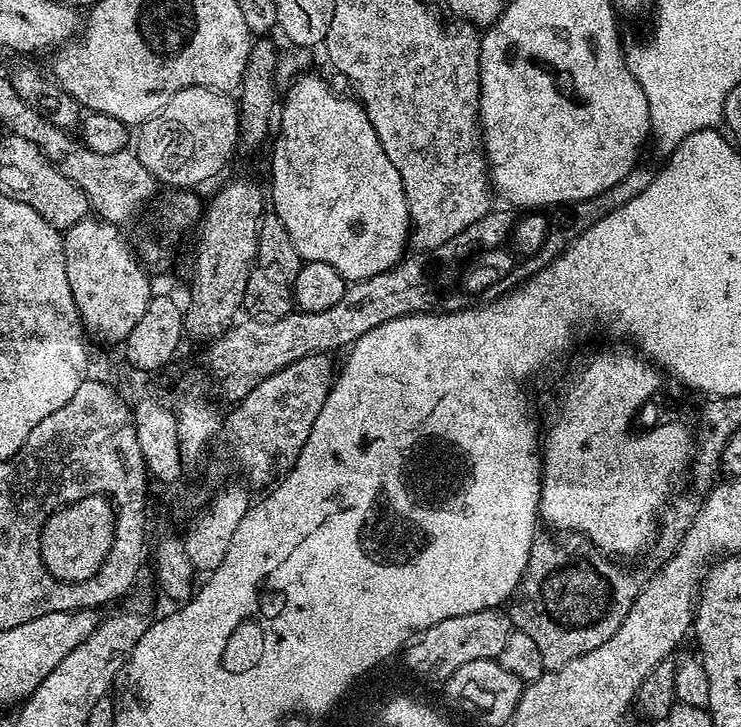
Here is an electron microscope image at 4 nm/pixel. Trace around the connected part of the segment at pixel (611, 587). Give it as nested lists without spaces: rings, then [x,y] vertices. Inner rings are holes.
[[[572,534],[537,535],[530,546],[530,558],[514,593],[510,619],[519,631],[534,640],[544,659],[545,669],[561,668],[566,662],[602,646],[622,626],[634,598],[642,587],[641,577],[636,577],[628,568],[619,568],[615,559],[601,552],[591,539]]]

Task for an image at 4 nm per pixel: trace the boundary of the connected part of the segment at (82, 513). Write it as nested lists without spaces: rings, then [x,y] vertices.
[[[84,494],[81,497],[81,500],[58,509],[53,516],[51,513],[40,529],[42,562],[54,578],[67,584],[94,576],[106,554],[110,554],[110,546],[114,542],[116,510],[111,499],[104,494]]]

